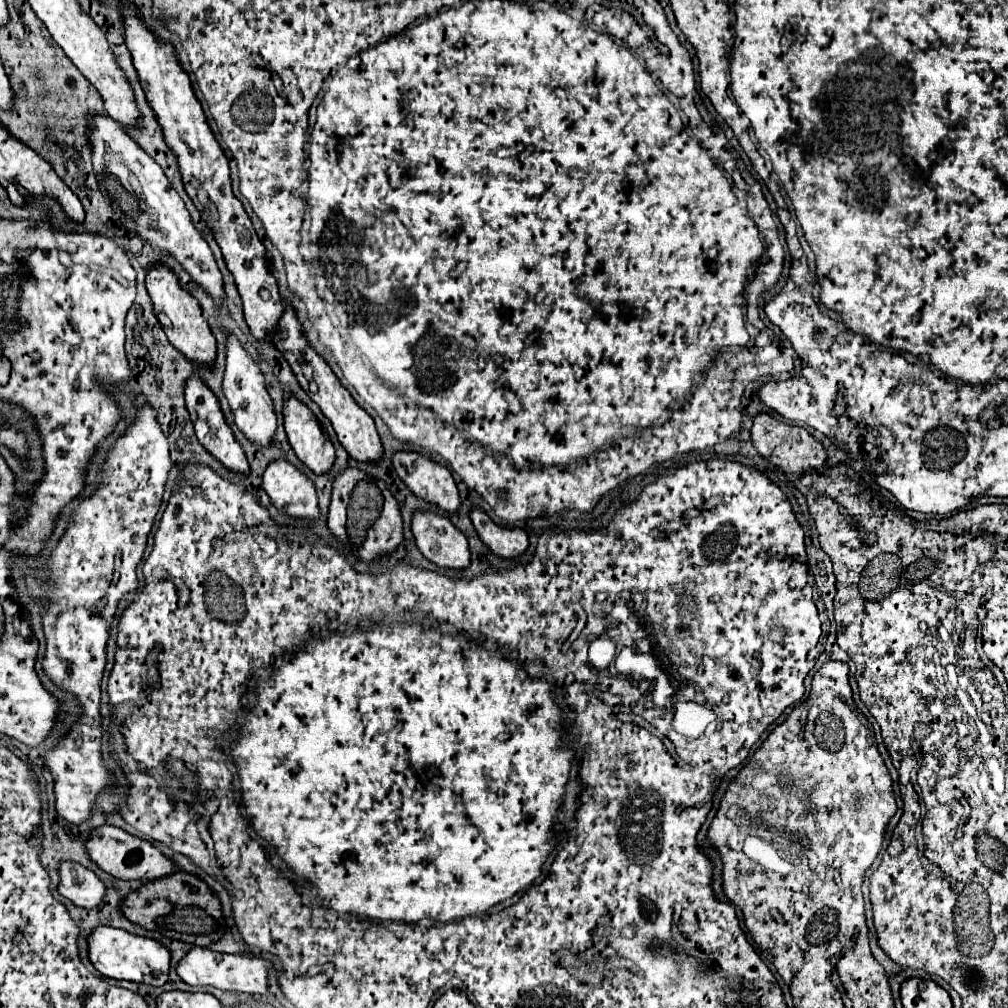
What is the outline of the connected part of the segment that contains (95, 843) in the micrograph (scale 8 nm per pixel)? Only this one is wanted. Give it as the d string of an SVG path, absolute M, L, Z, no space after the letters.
M100 825L100 827L92 829L88 835L88 841L84 843L84 849L86 849L90 861L94 861L102 871L110 873L116 879L150 881L150 879L158 879L162 875L170 875L174 871L172 861L166 859L154 845L150 845L148 841L144 841L140 837L126 833L124 829L112 827L112 825Z

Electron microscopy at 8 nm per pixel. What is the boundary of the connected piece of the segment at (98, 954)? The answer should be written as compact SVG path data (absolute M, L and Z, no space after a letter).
M96 927L88 935L88 957L96 971L104 977L110 979L126 979L134 983L146 983L154 987L162 987L168 981L168 971L170 971L170 951L156 943L154 939L146 937L136 937L124 929L114 929L114 927Z

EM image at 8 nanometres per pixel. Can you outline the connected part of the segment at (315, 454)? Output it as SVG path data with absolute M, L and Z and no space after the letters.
M292 393L284 395L284 429L298 459L314 473L326 473L334 463L334 447L316 415Z

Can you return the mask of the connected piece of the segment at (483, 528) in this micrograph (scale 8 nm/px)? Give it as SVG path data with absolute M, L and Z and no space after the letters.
M470 509L472 525L476 527L480 539L500 557L518 557L528 547L528 535L522 529L506 529L496 525L482 509Z

